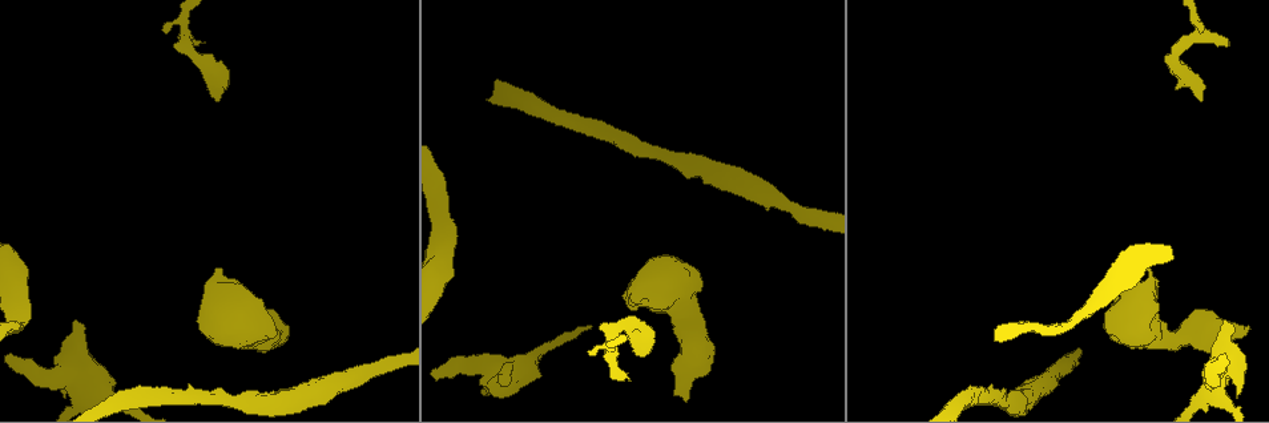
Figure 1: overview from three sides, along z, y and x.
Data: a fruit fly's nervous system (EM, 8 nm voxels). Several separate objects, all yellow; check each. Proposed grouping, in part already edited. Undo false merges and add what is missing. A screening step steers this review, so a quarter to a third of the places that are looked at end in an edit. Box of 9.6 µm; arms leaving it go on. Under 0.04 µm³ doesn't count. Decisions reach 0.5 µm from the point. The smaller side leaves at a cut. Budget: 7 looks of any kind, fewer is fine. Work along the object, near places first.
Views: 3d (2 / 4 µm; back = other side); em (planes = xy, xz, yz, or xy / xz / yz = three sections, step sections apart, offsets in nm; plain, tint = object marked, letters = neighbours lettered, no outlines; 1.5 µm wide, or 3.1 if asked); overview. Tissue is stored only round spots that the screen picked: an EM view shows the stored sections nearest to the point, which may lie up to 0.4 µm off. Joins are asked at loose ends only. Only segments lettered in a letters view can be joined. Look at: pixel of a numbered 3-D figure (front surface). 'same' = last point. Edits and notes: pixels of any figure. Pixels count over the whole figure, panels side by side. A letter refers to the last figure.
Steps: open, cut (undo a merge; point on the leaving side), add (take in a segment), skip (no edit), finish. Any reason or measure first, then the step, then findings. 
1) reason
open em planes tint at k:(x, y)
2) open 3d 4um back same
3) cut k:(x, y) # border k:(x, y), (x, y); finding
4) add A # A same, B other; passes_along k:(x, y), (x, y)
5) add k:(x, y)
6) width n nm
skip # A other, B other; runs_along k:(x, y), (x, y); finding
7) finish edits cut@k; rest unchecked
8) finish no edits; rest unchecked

an open end
open em planes letters at 1:(216, 100)

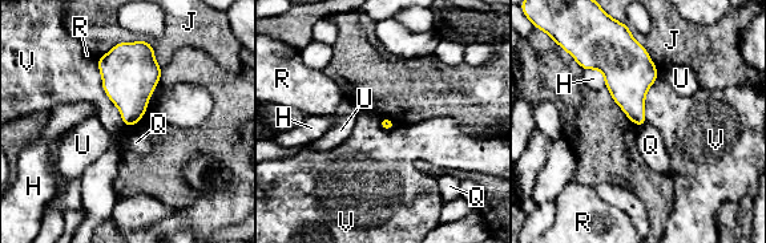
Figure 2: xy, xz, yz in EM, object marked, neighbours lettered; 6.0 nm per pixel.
skip # H other, J other, Q other, R other, U other, V other; border 2:(96, 61), (101, 88), (124, 125); no lettered segment goes on from it

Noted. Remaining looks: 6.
stops while still wide
open em 3.1um planes plain at 1:(686, 401)

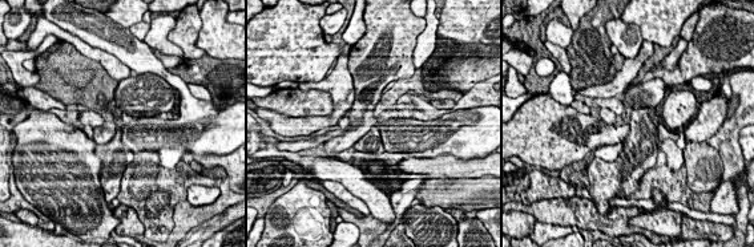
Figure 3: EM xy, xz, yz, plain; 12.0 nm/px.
open em 3.1um planes tint same

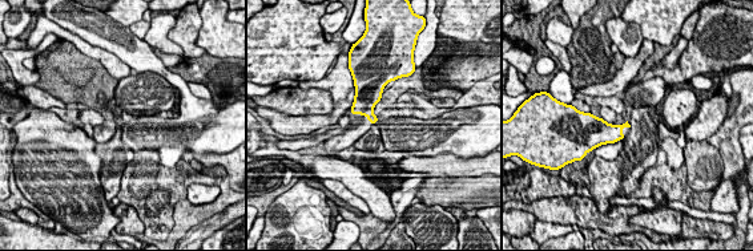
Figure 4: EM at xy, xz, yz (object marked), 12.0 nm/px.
what lies round it
open em 3.1um planes letters same

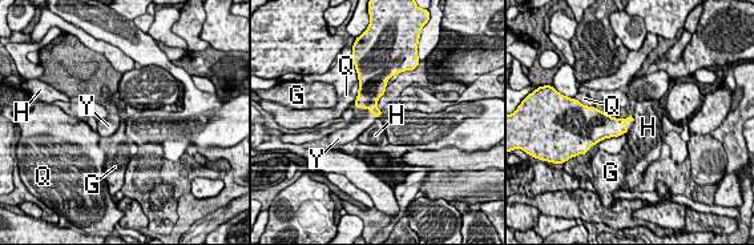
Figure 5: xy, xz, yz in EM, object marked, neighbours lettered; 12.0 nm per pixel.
add Y # G other, H other, Q other, Y same; passes_along 5:(371, 88), (366, 108), (363, 117); the cell continues

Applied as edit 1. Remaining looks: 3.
open overview

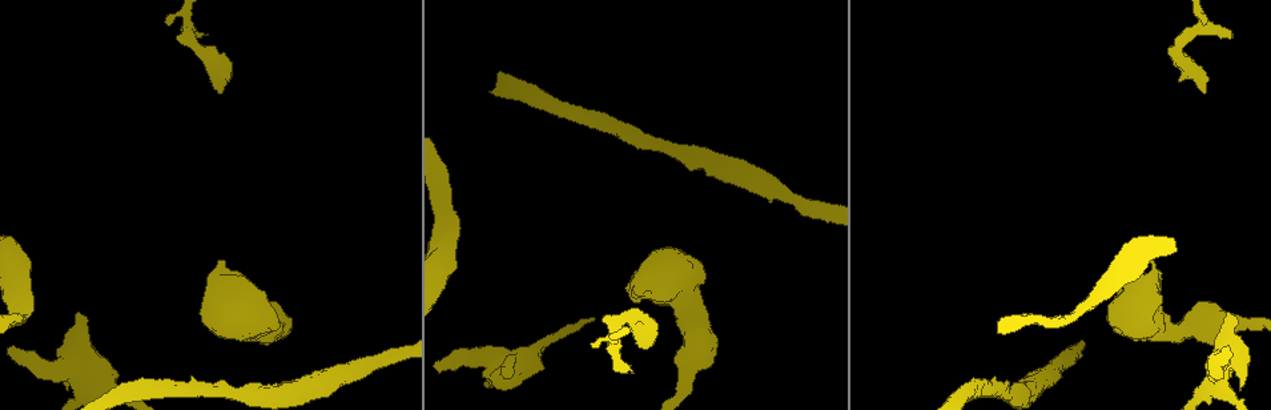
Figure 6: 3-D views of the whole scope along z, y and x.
free end
open em planes letters at 6:(79, 317)

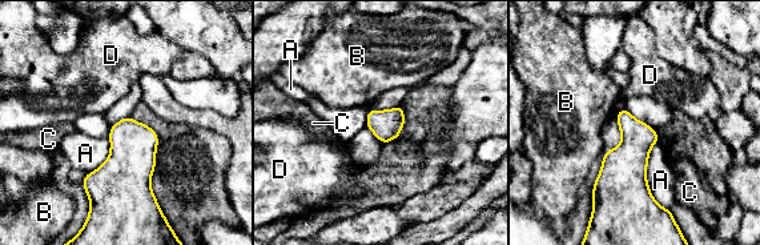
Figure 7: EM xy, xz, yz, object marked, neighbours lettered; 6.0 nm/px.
longest_contact A 420 nm
skip # A other, B other, C other, D other; border 7:(656, 141), (647, 185), (668, 209); none of them fits

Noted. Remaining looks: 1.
finish edits add@5; rest unchecked

